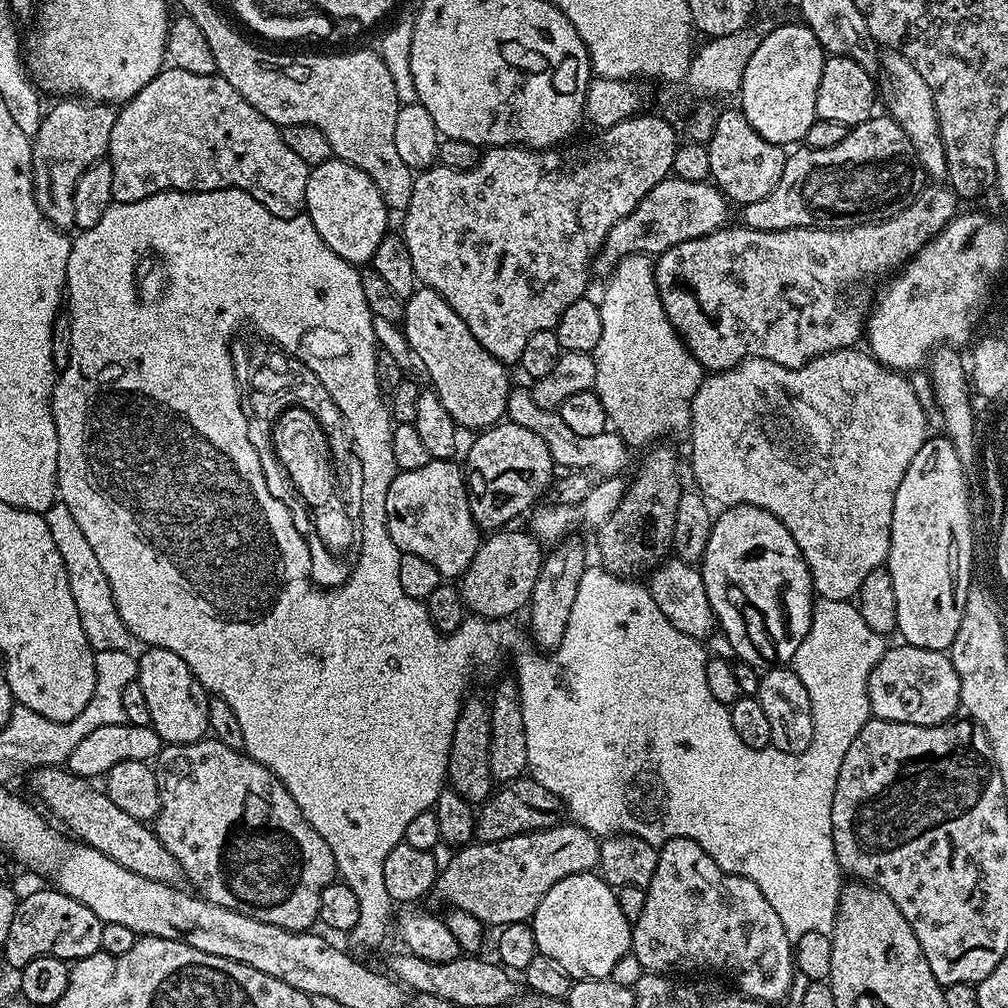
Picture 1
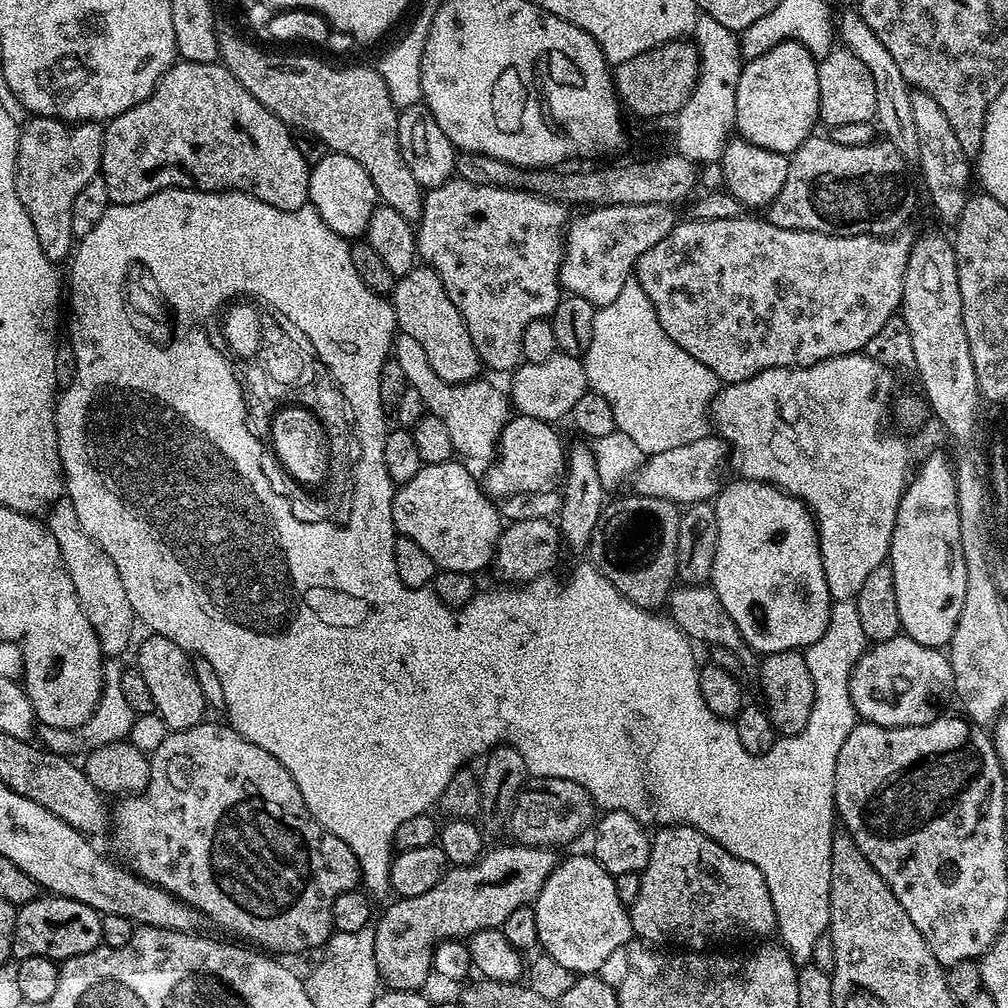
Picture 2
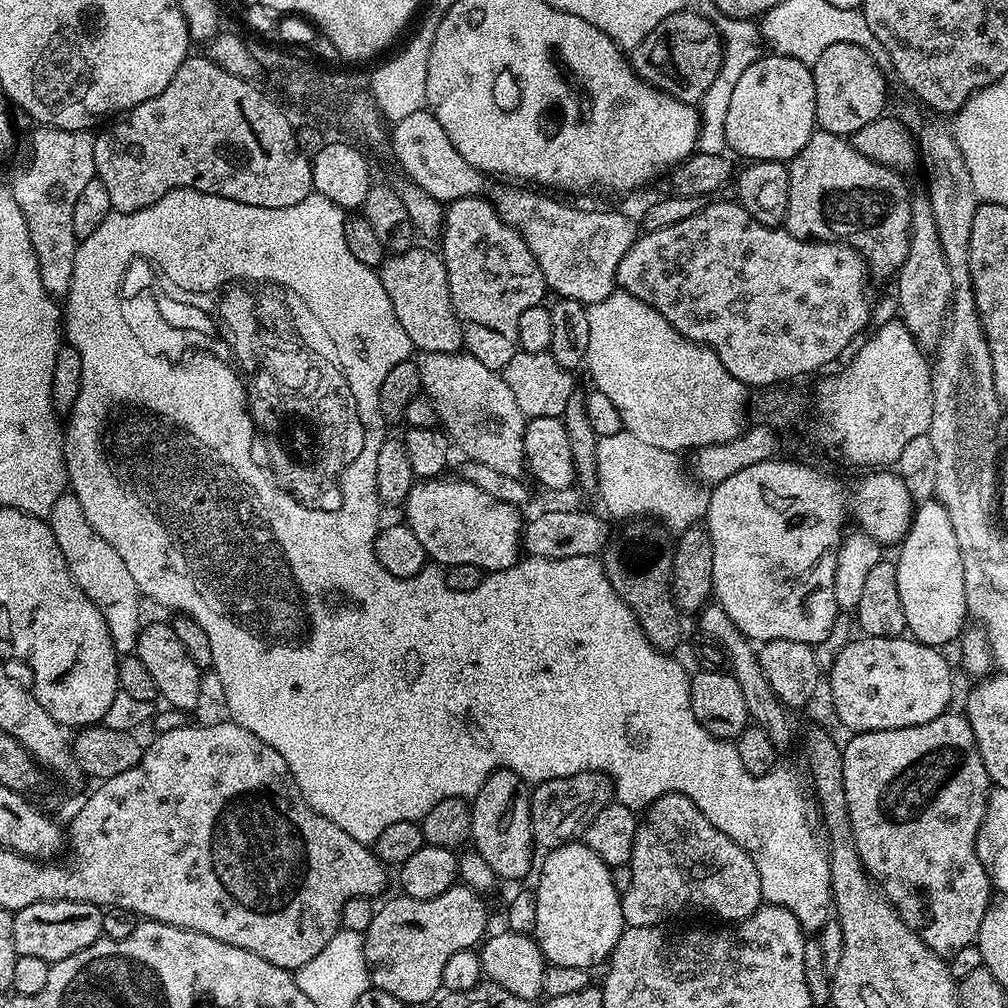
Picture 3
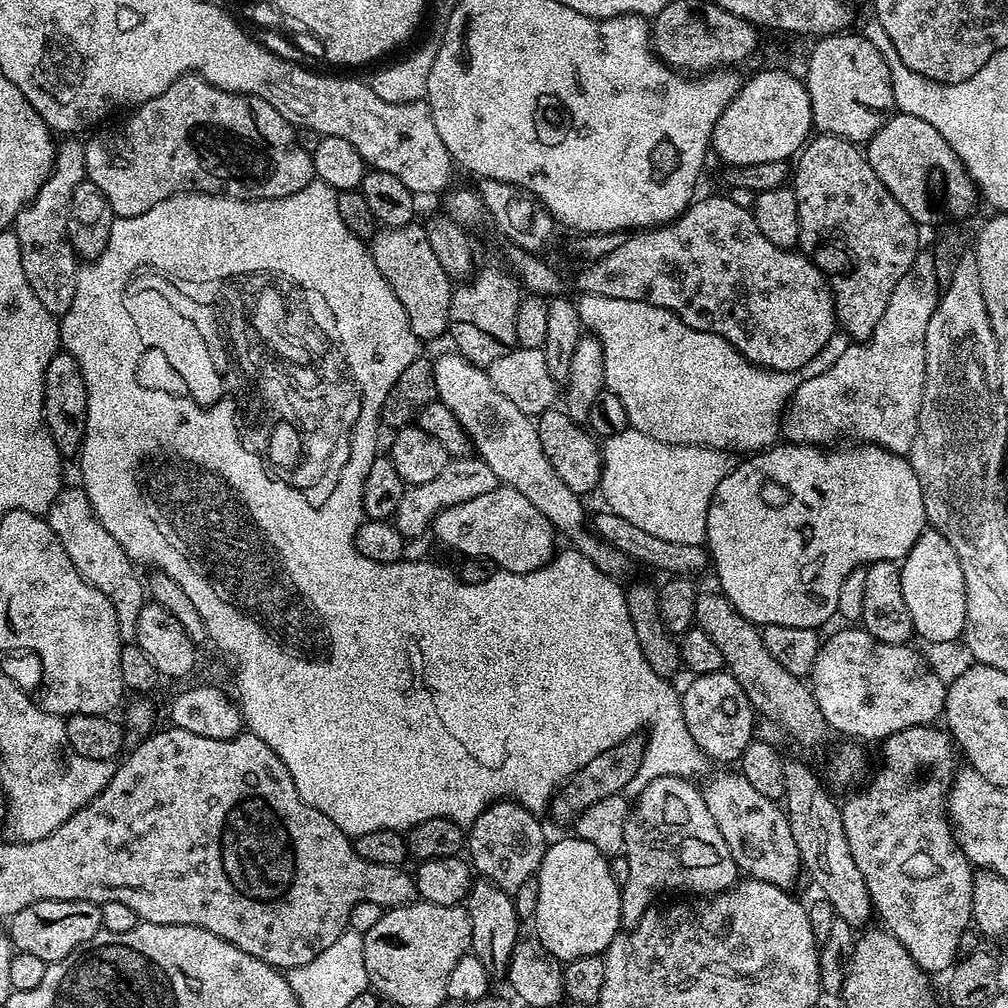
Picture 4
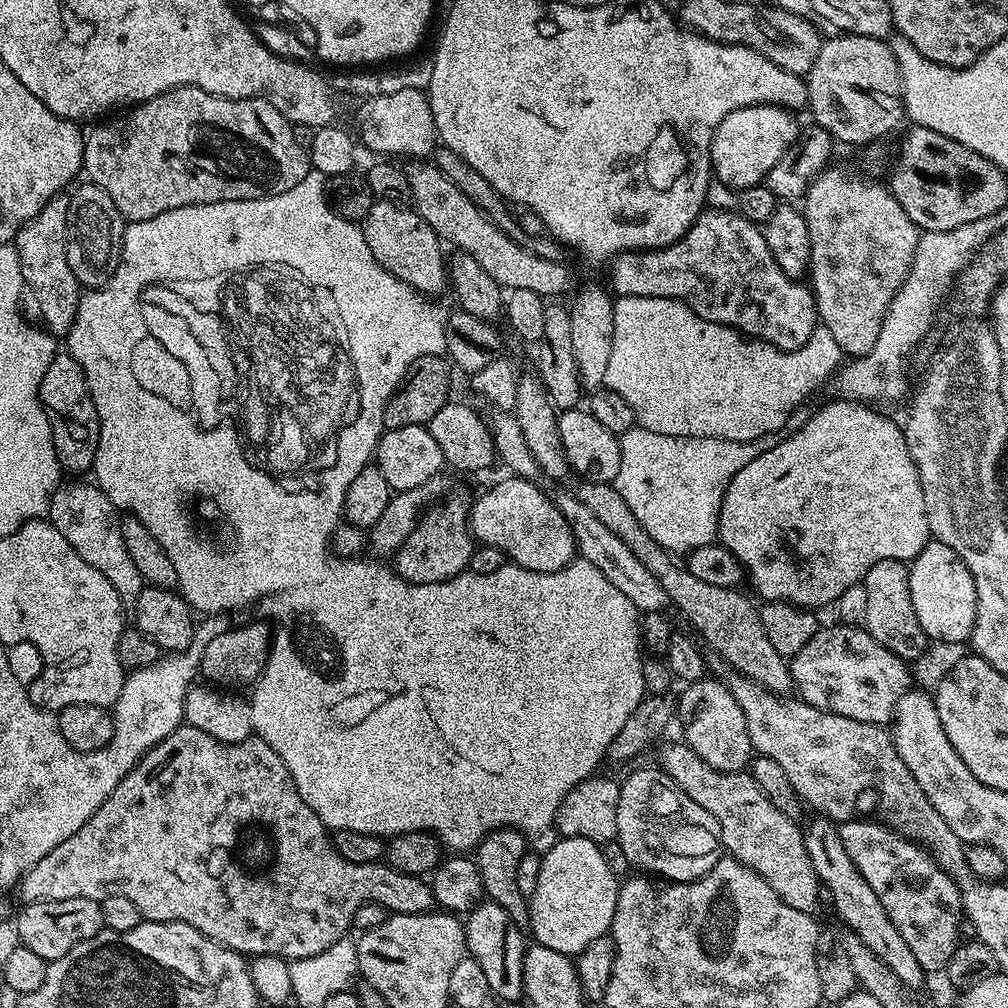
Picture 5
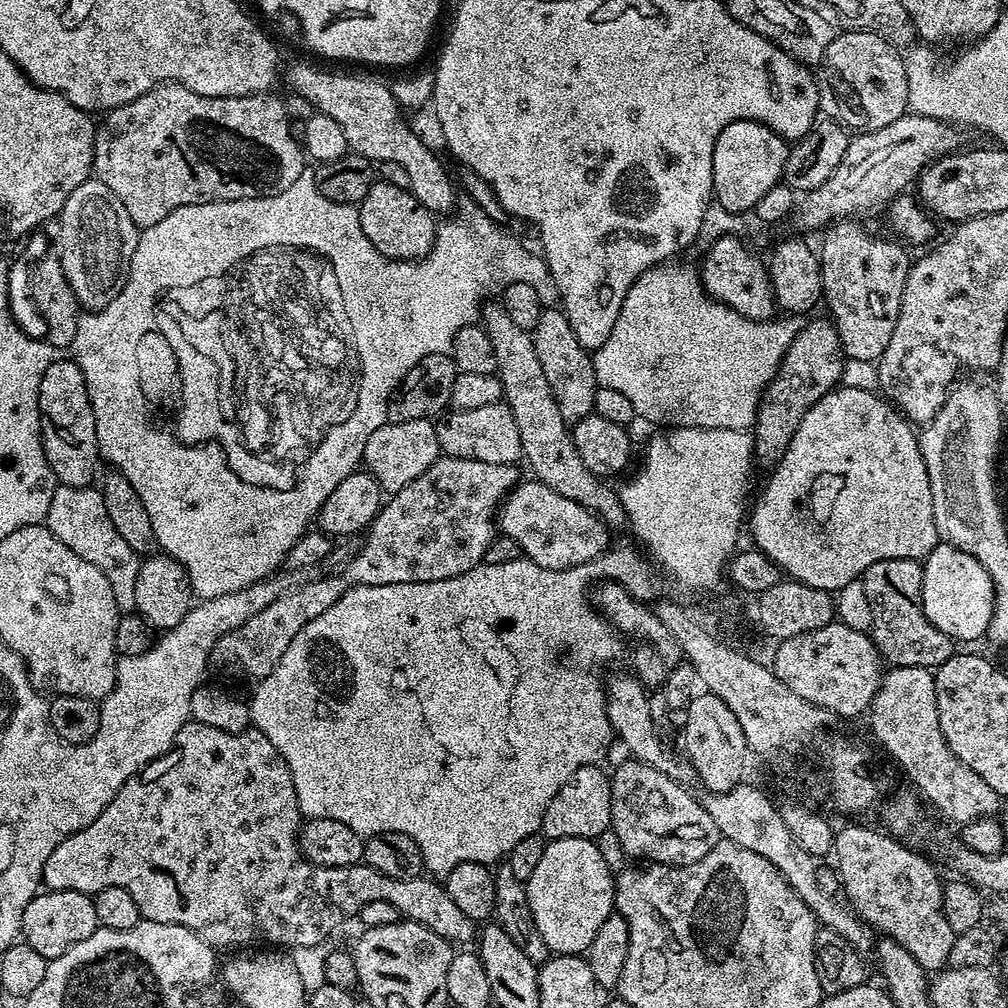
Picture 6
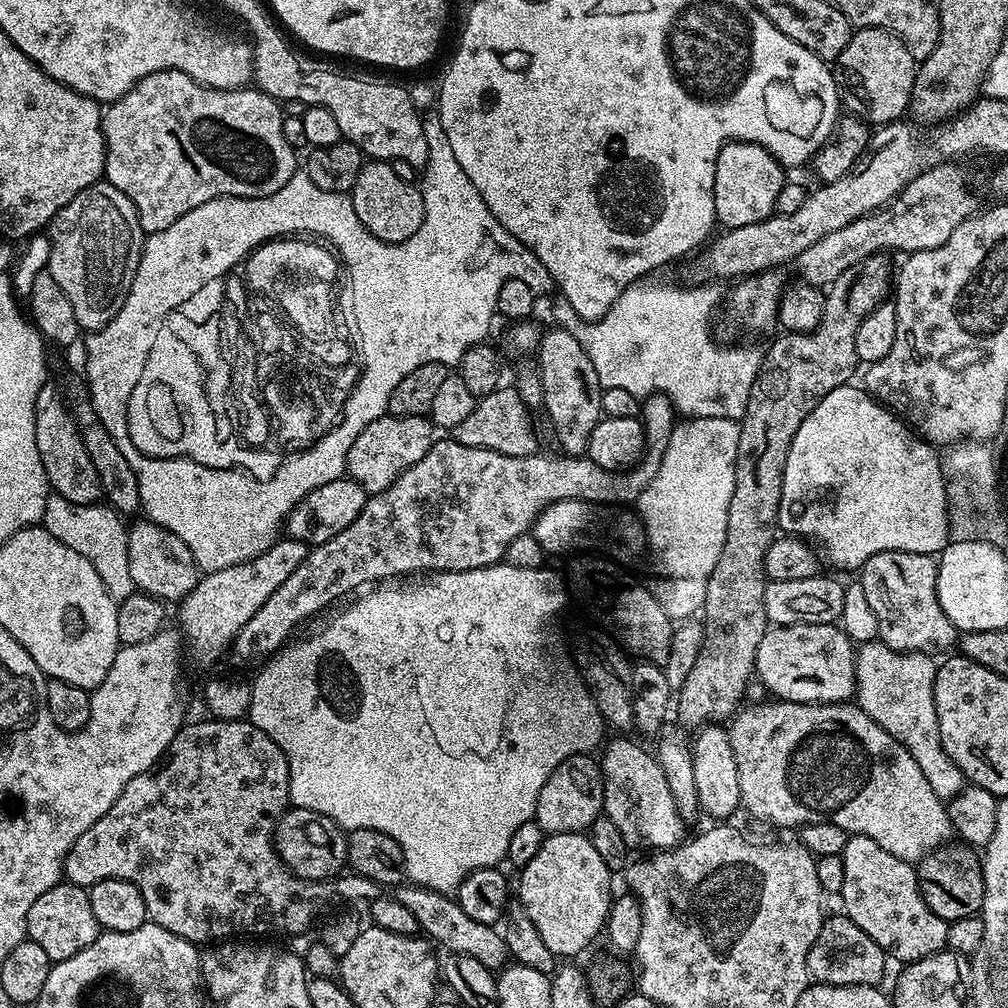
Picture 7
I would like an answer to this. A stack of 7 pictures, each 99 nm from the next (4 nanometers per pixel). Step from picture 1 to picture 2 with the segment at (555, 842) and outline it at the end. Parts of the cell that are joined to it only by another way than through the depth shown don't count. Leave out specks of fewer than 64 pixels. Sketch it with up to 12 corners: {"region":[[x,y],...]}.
{"region":[[508,842],[393,899],[374,924],[389,989],[423,989],[440,941],[503,929],[553,849]]}

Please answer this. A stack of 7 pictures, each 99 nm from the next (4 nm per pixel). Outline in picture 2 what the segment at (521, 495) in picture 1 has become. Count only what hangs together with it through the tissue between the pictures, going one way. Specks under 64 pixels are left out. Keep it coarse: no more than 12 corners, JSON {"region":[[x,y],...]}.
{"region":[[513,415],[482,476],[493,498],[557,491],[566,444]]}

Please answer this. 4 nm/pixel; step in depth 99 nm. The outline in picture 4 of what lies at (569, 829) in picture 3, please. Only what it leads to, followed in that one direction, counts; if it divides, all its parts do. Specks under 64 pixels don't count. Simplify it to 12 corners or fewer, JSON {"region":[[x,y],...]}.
{"region":[[643,735],[590,758],[550,801],[571,825],[594,802],[621,795],[646,757]]}

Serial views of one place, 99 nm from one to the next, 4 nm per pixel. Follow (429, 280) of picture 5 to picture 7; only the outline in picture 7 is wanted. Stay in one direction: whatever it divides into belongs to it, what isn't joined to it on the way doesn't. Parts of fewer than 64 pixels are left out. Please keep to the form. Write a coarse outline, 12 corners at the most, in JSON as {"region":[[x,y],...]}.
{"region":[[369,159],[352,187],[358,222],[387,244],[422,226],[423,191]]}

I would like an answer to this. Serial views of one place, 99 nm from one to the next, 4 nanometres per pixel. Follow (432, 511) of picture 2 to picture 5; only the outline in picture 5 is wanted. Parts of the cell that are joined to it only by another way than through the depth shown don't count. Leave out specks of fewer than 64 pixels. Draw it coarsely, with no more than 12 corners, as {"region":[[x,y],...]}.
{"region":[[505,475],[470,504],[470,531],[511,563],[557,572],[577,555],[556,501]]}

